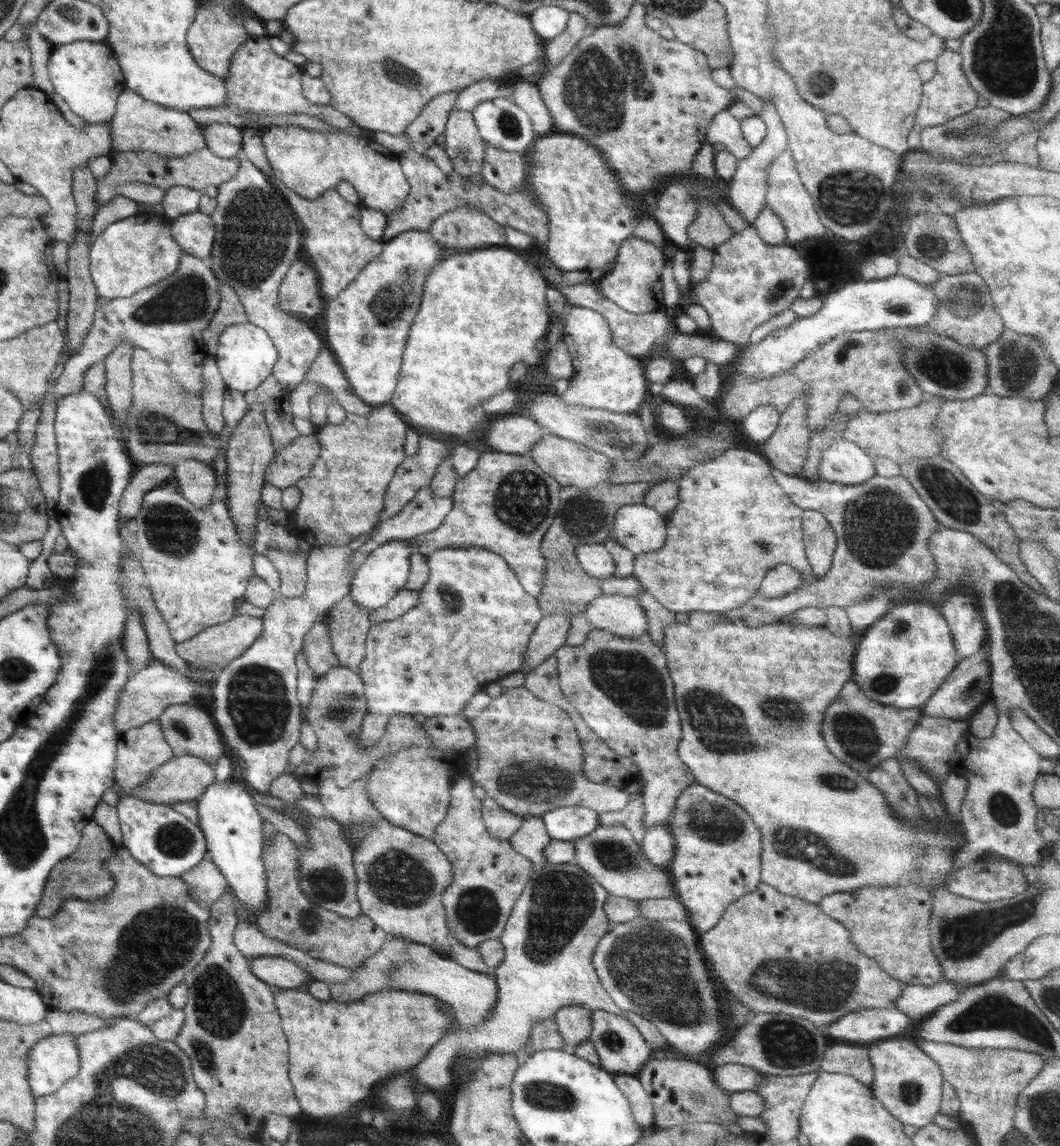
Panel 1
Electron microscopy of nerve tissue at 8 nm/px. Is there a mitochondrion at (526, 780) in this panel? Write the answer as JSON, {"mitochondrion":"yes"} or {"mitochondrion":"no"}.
{"mitochondrion":"yes"}

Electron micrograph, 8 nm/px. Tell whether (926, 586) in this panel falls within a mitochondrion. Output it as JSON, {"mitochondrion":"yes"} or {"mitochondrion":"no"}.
{"mitochondrion":"no"}

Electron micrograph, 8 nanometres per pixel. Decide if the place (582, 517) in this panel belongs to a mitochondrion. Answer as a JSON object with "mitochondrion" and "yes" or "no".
{"mitochondrion":"yes"}

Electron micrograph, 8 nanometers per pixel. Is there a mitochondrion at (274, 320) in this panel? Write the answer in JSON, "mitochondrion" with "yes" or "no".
{"mitochondrion":"no"}

